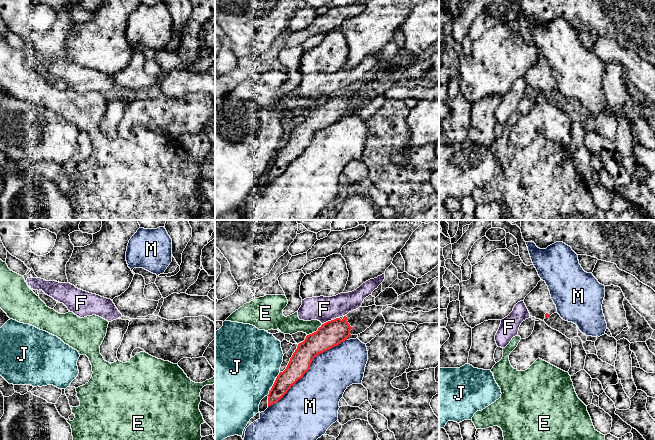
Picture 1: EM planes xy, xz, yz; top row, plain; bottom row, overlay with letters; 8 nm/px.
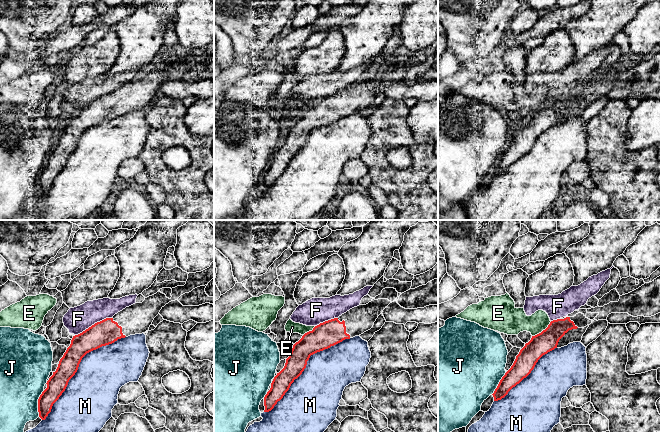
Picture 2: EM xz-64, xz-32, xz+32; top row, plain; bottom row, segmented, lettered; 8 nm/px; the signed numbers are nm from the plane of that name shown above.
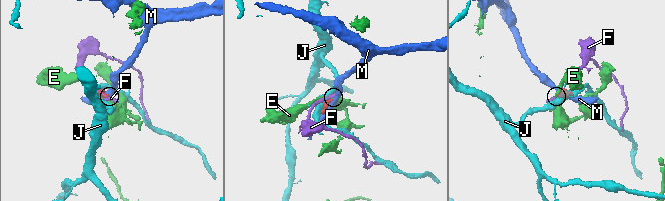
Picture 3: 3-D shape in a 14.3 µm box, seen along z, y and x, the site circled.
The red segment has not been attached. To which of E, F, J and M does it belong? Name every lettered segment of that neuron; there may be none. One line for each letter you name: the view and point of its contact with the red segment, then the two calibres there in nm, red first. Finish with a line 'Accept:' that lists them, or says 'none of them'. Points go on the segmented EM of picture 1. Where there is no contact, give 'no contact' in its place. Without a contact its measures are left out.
Accept: none of them

